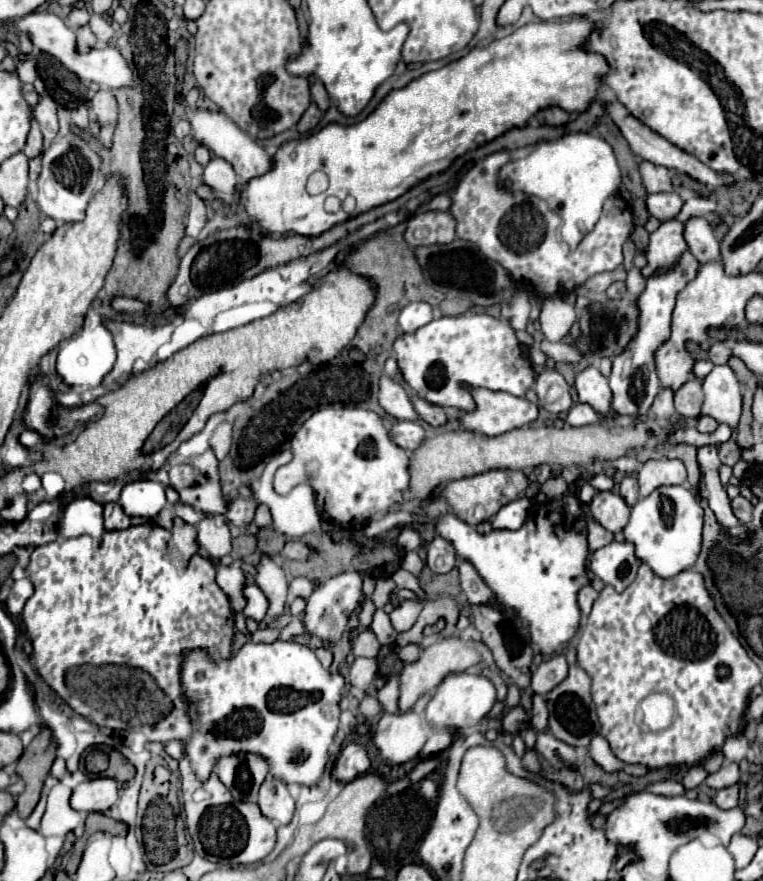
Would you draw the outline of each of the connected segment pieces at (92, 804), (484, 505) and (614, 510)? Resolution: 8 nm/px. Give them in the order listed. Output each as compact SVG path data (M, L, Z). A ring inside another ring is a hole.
M92 778L78 784L70 796L70 806L80 812L106 812L118 798L118 784L110 778Z
M492 470L492 472L484 472L484 474L476 474L470 478L450 482L446 486L446 500L454 508L460 520L464 520L470 526L476 526L480 522L490 520L508 502L516 500L528 488L528 484L530 482L526 474L520 470Z
M598 492L590 502L590 516L608 532L620 532L630 518L630 508L614 492Z

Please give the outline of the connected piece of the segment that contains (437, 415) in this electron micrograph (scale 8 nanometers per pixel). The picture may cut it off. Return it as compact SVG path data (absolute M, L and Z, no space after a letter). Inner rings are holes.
M414 396L412 402L414 402L414 408L420 414L420 418L424 418L430 426L442 426L446 422L446 414L444 414L442 406L436 406L420 396Z

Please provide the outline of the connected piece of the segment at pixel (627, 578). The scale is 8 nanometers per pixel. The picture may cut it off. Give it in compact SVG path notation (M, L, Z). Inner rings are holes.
M610 542L596 550L590 558L590 570L604 582L614 586L616 592L624 592L636 578L640 560L634 556L630 542Z

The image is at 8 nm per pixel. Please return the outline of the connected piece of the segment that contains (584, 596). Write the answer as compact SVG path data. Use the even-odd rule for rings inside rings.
M588 584L588 586L584 586L580 592L578 592L578 606L580 606L580 610L582 610L582 614L584 616L588 616L590 614L590 610L592 610L592 604L594 604L594 600L598 598L598 592L594 592L594 588Z

